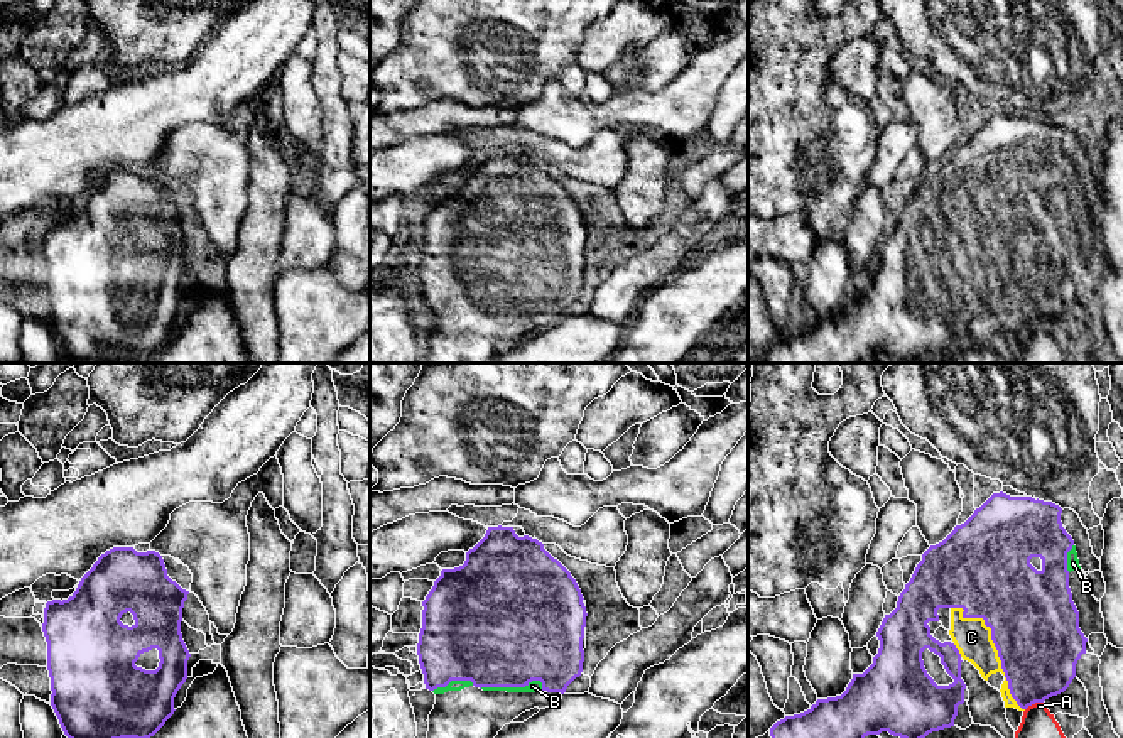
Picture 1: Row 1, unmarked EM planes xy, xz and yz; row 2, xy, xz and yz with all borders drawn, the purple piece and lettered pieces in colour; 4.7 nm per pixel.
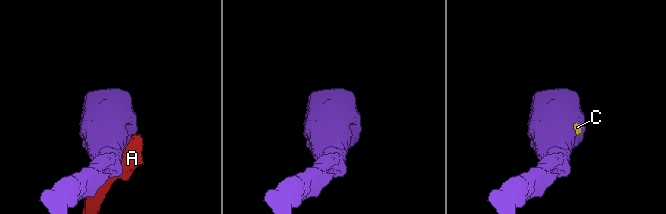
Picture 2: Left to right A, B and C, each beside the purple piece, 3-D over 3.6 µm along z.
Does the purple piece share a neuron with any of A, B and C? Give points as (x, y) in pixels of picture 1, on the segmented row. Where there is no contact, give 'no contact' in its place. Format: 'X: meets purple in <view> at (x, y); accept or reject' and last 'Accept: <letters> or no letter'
A: meets purple in yz at (1034, 703); reject
B: meets purple in xz at (510, 686); accept
C: meets purple in yz at (995, 645); accept
Accept: B, C

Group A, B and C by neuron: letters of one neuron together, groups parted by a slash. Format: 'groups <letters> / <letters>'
groups A / B C

